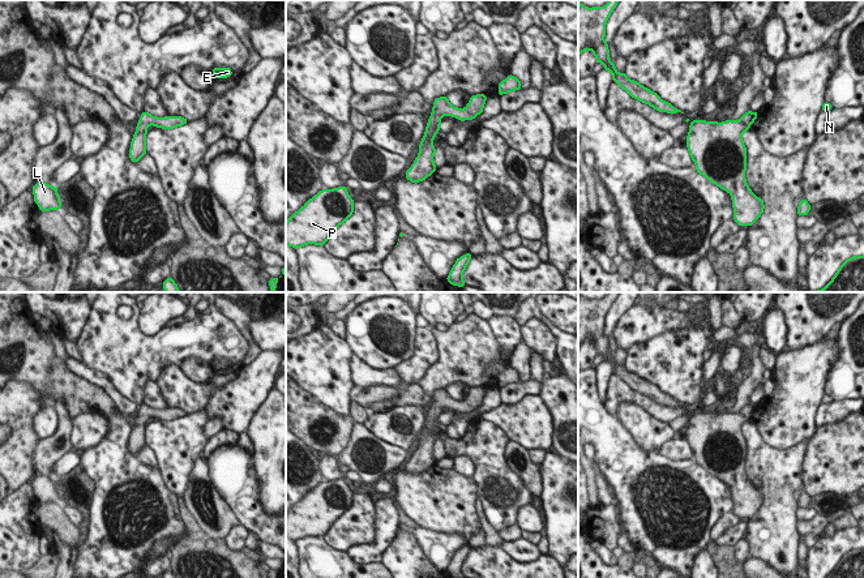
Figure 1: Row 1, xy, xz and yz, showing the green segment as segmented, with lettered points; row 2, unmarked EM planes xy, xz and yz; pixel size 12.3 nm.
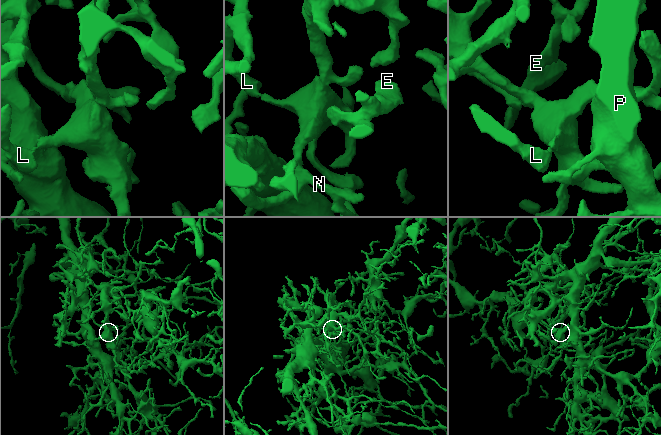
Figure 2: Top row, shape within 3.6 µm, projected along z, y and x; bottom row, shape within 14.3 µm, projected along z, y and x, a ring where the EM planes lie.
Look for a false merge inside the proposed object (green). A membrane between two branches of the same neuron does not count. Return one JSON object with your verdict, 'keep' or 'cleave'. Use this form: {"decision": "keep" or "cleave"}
{"decision": "keep"}

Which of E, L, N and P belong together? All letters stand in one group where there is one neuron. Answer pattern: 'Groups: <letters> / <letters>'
Groups: E L N P

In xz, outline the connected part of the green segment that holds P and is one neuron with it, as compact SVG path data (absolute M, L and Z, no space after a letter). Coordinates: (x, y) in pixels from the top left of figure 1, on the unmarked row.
M346 478L322 481L286 514L286 538L324 538L354 505L354 492Z

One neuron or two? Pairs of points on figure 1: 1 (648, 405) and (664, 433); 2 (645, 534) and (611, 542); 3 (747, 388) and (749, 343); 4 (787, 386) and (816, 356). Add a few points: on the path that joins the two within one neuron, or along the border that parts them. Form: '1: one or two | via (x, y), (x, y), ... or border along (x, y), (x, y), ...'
1: two | border along (631, 402), (634, 402), (668, 424)
2: two | border along (617, 505), (620, 522), (625, 532)
3: one | via (756, 377), (756, 354)
4: one | via (795, 379), (809, 364)

